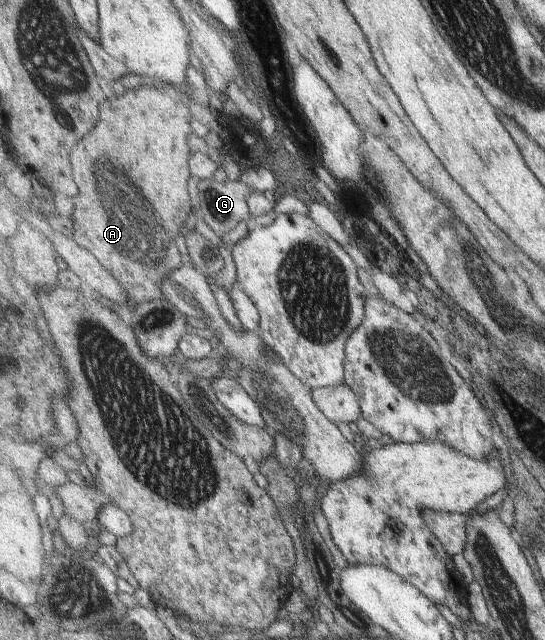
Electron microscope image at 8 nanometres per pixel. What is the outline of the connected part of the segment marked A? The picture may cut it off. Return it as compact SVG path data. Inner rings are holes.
M163 83L161 87L149 87L148 85L140 85L137 88L131 90L125 90L123 95L115 96L113 100L103 101L101 105L101 122L92 132L87 133L85 137L80 138L79 143L71 149L71 163L73 163L73 181L75 181L79 191L72 197L74 203L74 210L71 214L71 219L74 227L73 239L80 245L83 245L85 249L93 251L101 262L111 273L117 275L117 279L123 283L123 287L129 291L133 303L133 312L126 308L115 307L115 303L107 301L98 297L106 306L117 311L120 315L129 319L130 315L135 313L138 308L146 302L155 301L155 299L168 299L163 291L163 283L161 281L165 279L167 275L172 274L177 267L181 267L186 262L185 251L181 251L181 235L185 236L186 224L189 223L189 215L193 215L195 208L193 207L193 151L191 151L191 143L189 143L189 136L193 135L193 115L191 115L191 109L185 105L187 103L187 97L183 93L179 93L177 89L165 89L169 87L169 83Z

